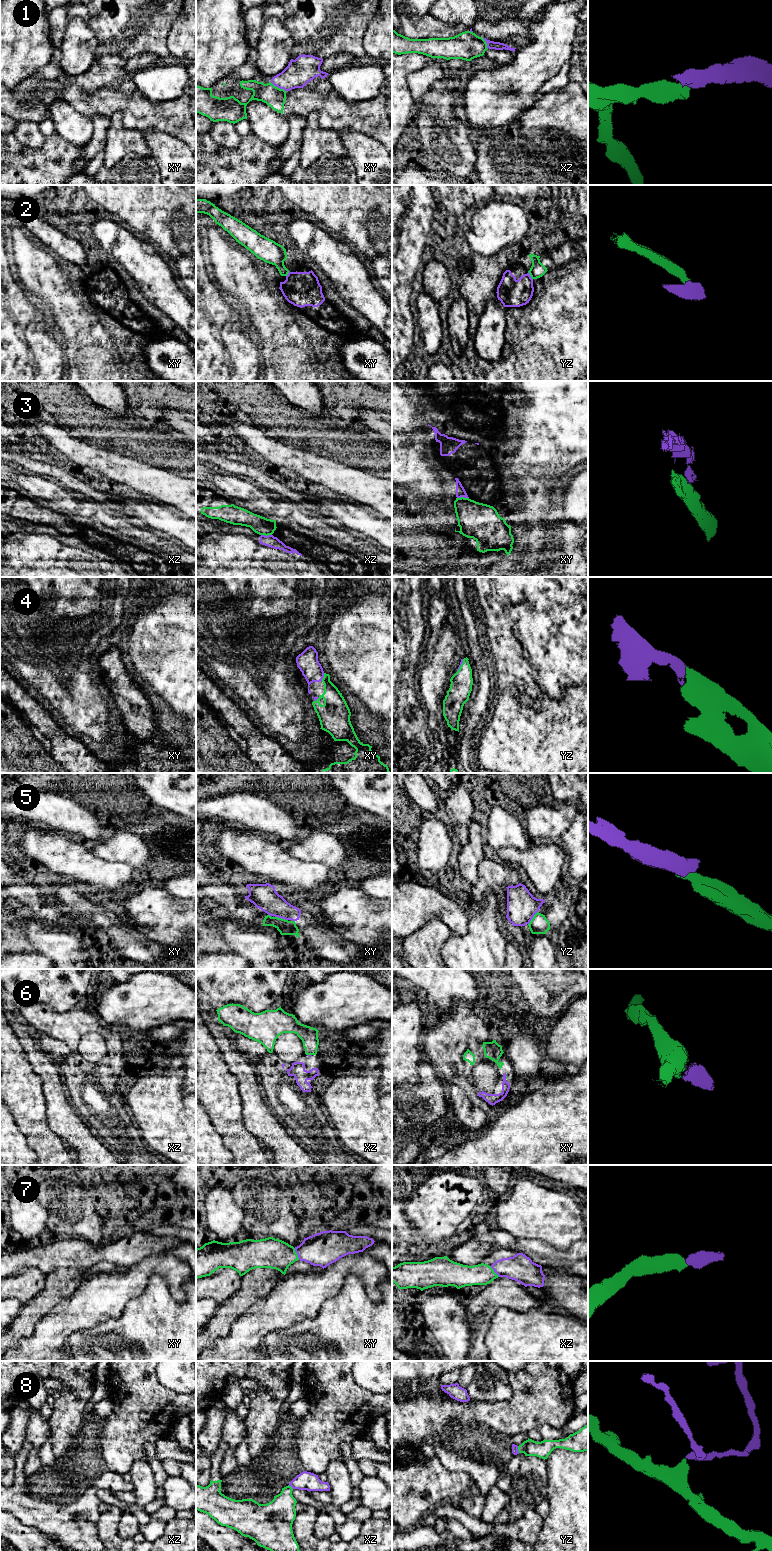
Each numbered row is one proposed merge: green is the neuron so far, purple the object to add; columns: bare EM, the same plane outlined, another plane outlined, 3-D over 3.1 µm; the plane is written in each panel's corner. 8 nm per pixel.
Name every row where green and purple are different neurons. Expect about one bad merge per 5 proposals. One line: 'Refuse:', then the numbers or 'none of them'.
Refuse: 1, 2, 3, 5

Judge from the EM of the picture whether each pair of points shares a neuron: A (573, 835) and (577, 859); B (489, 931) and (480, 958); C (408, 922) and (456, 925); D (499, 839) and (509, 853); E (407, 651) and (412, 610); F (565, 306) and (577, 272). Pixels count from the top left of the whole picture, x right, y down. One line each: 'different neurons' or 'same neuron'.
A: same neuron
B: same neuron
C: same neuron
D: different neurons
E: same neuron
F: different neurons

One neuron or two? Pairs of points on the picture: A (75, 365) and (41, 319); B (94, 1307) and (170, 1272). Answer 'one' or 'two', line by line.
A: two
B: one

